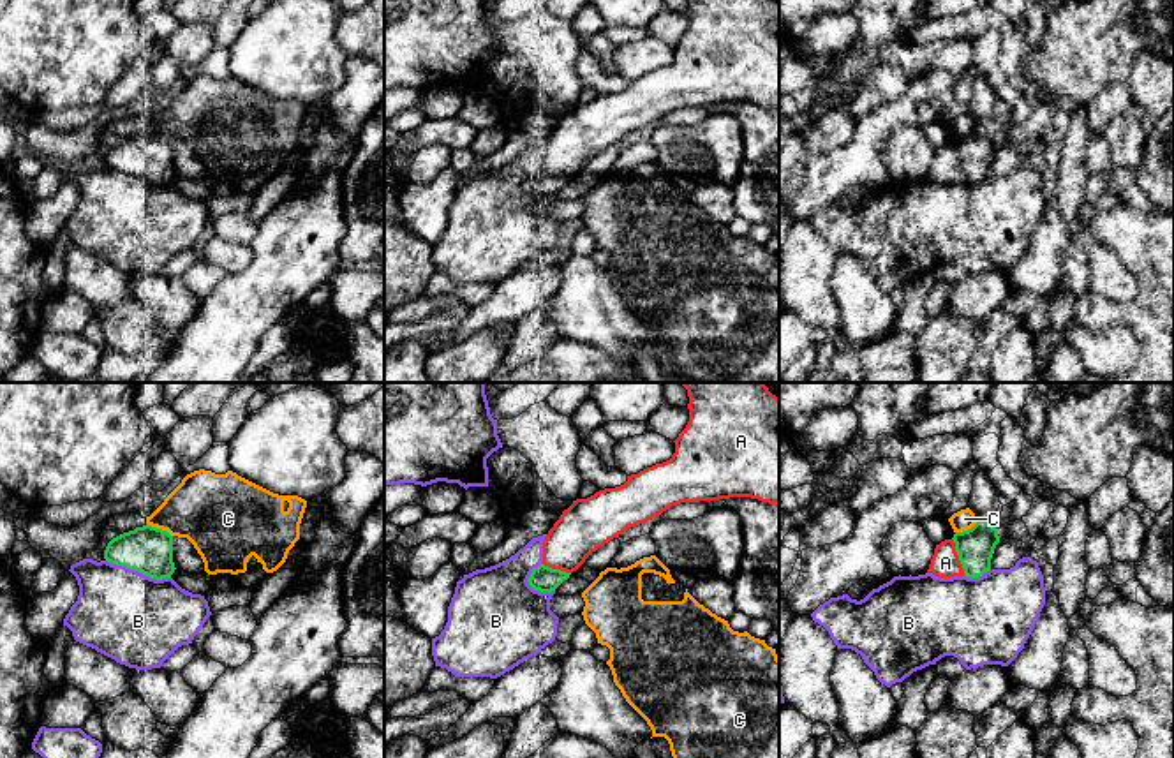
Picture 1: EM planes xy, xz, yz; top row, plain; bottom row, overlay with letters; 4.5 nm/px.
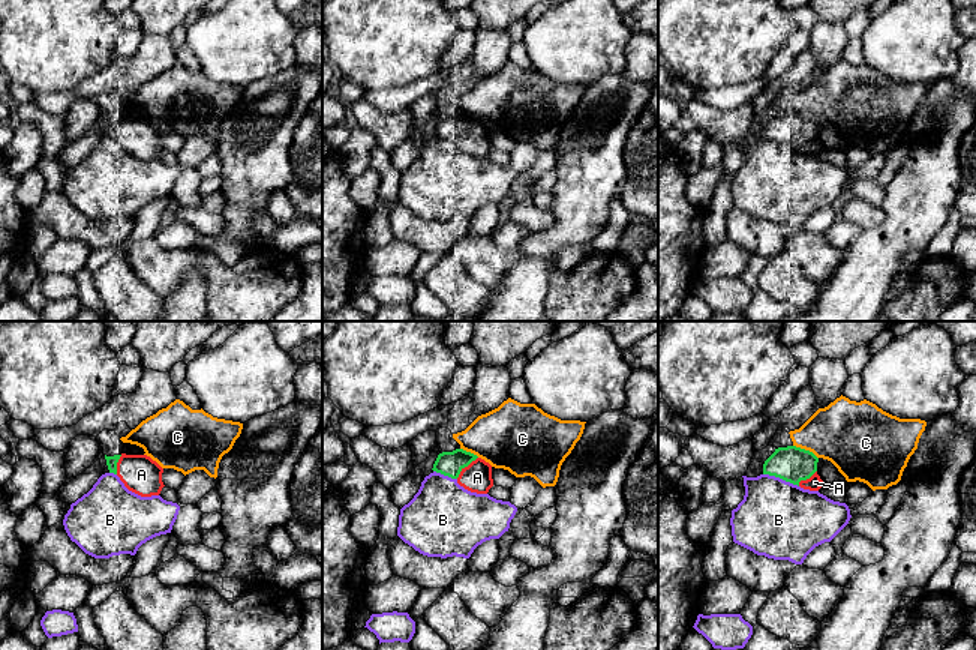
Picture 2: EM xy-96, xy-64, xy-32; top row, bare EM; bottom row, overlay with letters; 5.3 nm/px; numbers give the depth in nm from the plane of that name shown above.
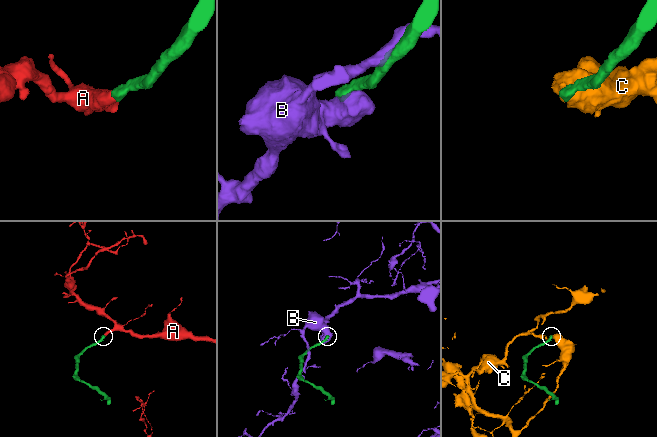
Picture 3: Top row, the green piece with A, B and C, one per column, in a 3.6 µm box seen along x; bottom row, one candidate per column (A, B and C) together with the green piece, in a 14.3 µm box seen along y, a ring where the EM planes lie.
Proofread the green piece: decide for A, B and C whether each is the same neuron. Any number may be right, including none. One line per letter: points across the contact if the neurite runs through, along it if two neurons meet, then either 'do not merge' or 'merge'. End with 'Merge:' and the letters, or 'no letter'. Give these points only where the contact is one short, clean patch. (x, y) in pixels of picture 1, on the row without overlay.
A: merge
B: do not merge
C: do not merge
Merge: A

